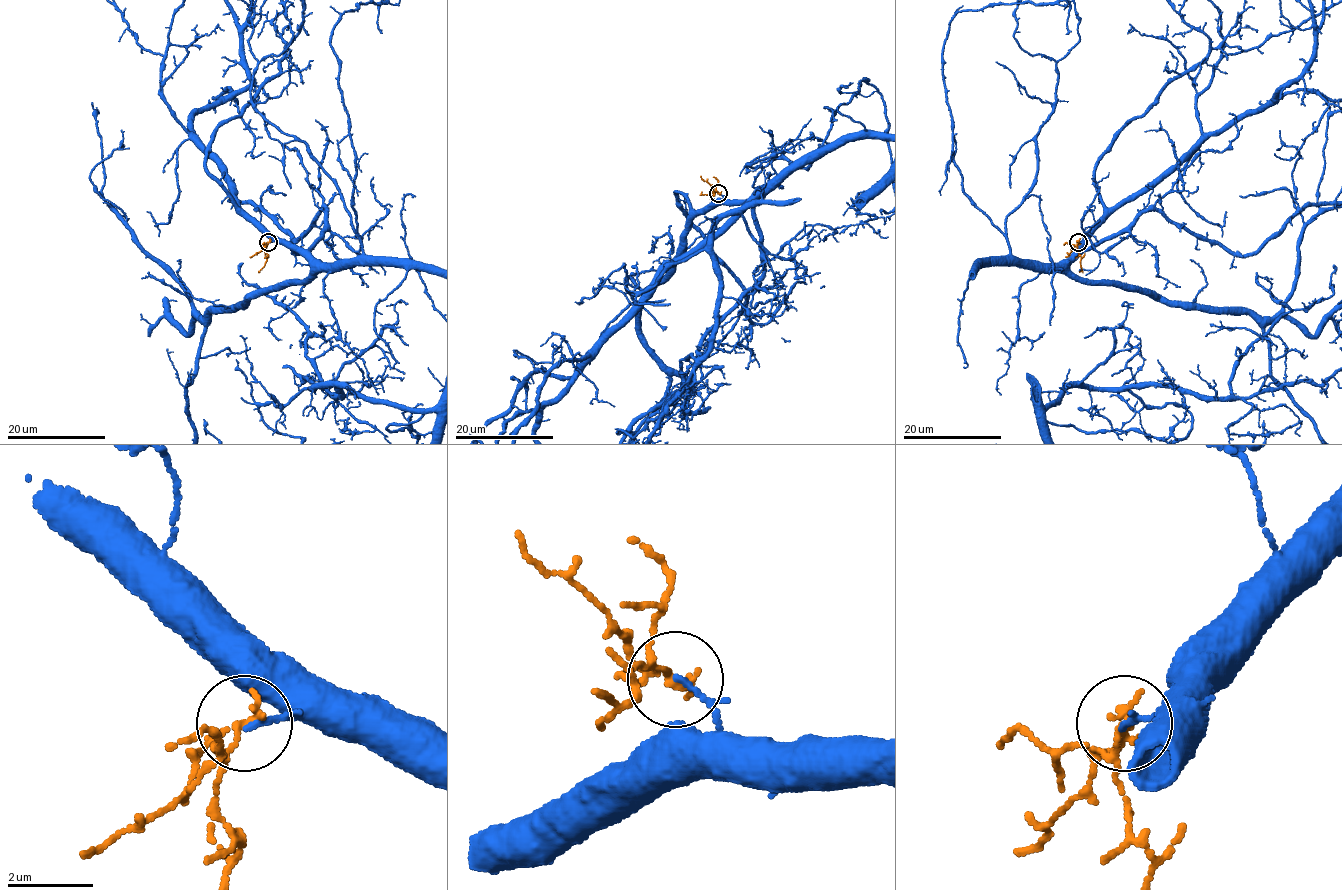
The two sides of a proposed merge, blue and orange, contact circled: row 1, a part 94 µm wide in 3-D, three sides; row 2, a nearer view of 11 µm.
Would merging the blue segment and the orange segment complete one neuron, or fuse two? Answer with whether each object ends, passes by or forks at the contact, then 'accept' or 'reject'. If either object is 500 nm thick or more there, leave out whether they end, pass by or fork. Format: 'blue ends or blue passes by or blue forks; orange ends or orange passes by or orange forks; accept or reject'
blue ends; orange forks; reject

